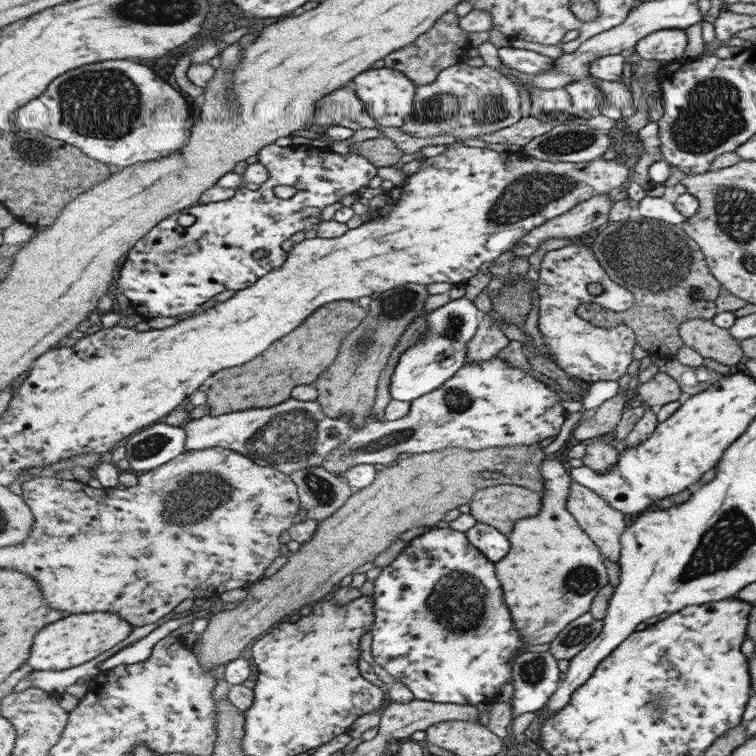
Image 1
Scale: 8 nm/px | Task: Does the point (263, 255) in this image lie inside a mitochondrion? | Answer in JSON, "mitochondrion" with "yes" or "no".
{"mitochondrion":"no"}

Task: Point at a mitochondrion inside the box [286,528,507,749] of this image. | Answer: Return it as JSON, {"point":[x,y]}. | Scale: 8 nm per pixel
{"point":[458,603]}

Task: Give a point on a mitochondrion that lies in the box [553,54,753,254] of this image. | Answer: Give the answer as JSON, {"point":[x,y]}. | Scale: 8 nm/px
{"point":[712,113]}

